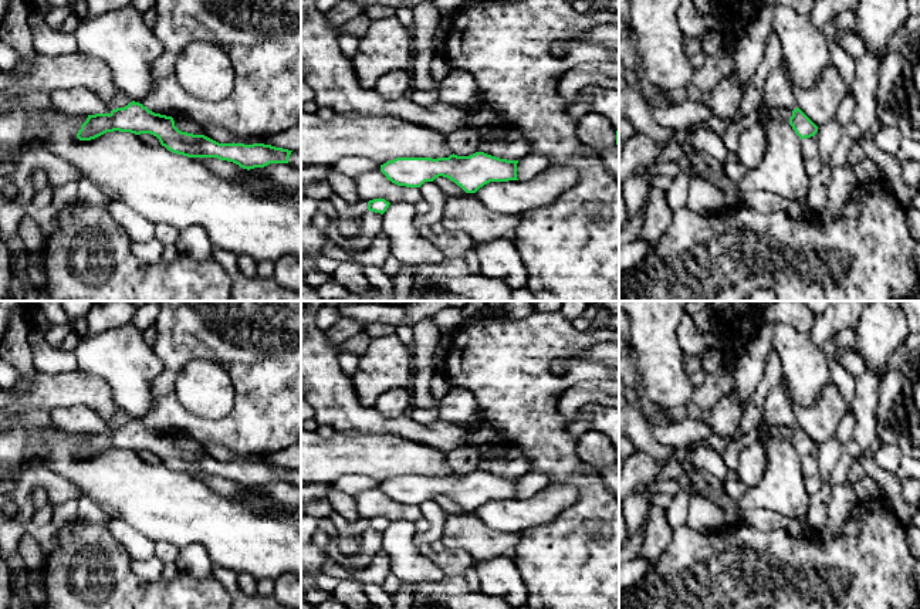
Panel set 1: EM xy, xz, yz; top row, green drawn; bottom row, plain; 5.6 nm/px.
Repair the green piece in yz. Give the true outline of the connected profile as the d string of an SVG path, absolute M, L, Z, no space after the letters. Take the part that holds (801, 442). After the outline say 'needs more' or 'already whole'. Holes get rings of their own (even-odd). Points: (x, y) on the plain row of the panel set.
M799 426L792 429L789 443L801 457L811 456L818 450L818 444Z; already whole

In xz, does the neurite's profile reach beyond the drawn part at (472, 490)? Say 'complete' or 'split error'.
complete

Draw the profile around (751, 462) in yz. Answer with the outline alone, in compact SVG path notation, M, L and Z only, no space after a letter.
M757 440L741 450L735 474L738 480L750 488L760 483L765 473L765 464L764 443Z

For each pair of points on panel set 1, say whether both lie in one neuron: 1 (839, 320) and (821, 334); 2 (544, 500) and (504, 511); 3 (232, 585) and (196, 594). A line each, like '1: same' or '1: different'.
1: same
2: same
3: different

